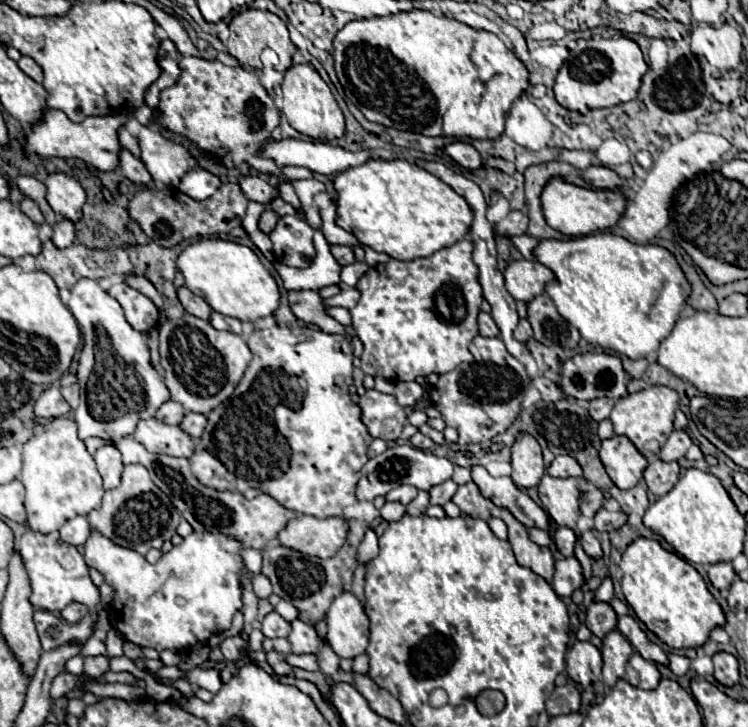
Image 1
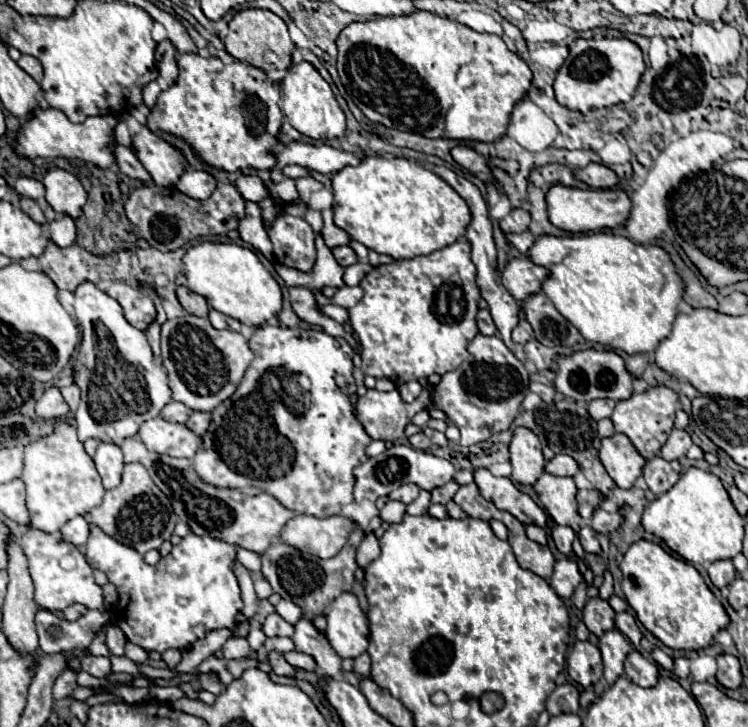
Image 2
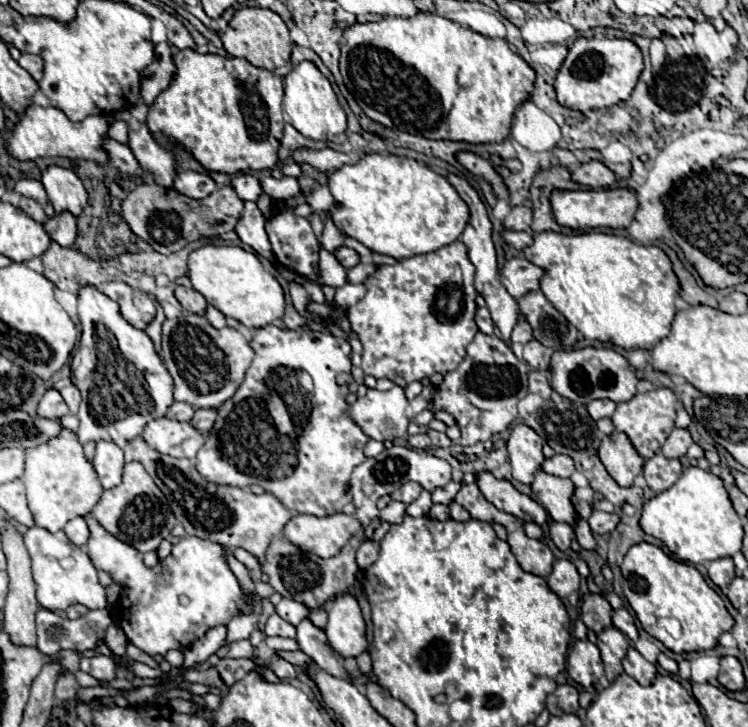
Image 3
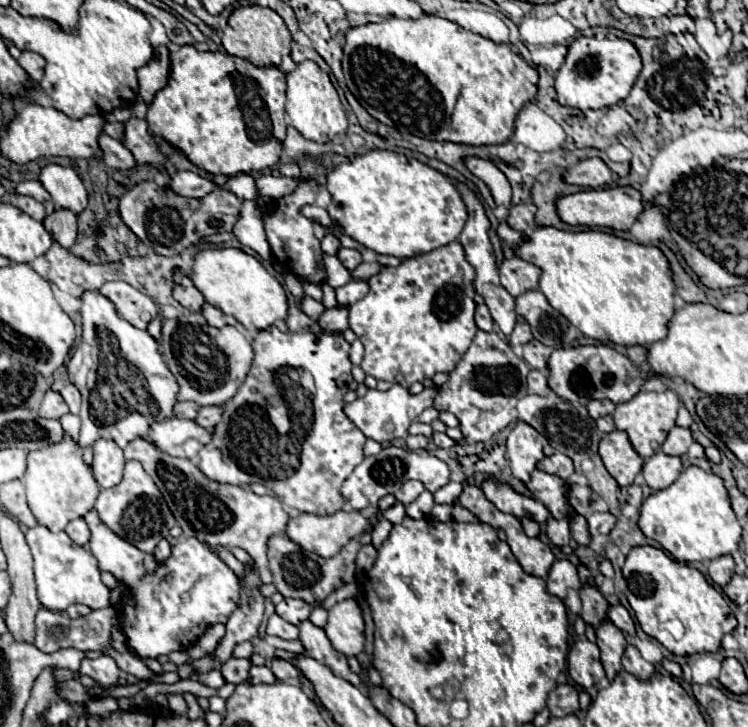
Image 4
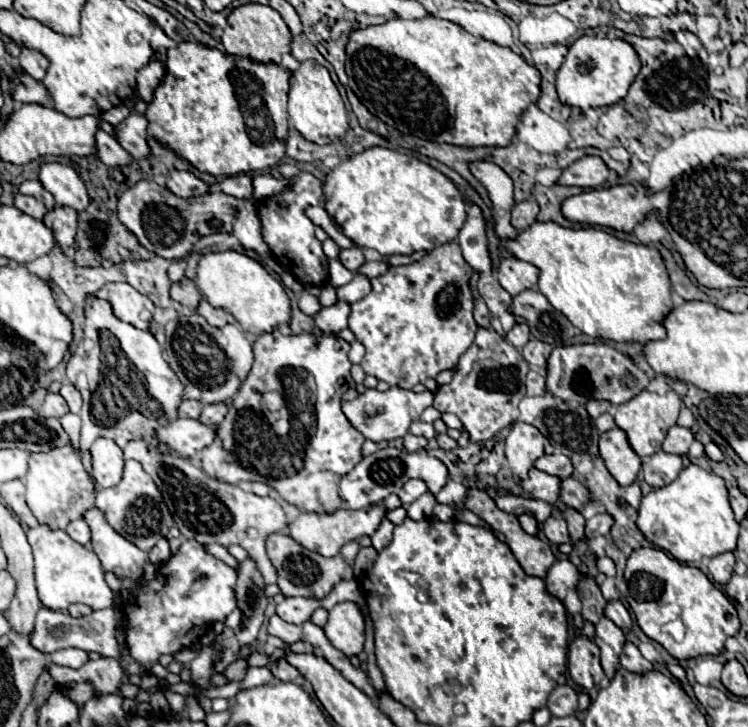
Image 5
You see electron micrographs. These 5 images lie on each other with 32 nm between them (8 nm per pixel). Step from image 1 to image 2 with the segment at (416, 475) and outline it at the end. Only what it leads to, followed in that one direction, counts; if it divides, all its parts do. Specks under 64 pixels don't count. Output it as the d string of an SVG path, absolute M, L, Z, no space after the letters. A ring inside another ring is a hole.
M394 444L386 452L374 456L374 458L368 458L364 464L360 464L356 468L356 472L354 472L354 500L356 500L356 504L360 504L364 498L376 502L376 498L388 496L388 492L392 492L408 482L414 482L422 490L430 492L430 490L450 482L452 476L454 476L454 466L448 460L438 458L430 452L410 448L410 446Z

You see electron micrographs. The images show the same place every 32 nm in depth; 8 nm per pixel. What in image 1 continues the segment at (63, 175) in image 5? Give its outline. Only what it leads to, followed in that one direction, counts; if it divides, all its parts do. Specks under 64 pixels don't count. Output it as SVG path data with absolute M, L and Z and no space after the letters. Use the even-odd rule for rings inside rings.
M52 172L44 184L48 188L46 200L52 210L62 218L78 222L82 216L82 206L86 202L86 192L80 182L64 172Z

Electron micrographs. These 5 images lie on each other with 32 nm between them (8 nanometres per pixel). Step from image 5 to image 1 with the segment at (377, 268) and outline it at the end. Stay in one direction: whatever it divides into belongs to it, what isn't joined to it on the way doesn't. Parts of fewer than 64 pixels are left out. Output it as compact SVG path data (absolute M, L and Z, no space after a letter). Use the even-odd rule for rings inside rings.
M354 262L354 264L342 268L340 278L346 286L356 286L356 280L360 280L360 276L364 276L364 272L368 272L368 264L366 262Z

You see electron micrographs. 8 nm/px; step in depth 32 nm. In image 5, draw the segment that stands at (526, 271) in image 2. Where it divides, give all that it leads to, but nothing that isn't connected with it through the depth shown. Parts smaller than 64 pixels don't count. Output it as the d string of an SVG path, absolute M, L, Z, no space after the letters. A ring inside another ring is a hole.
M504 258L496 270L496 278L500 282L500 286L510 292L512 296L520 294L522 290L528 288L536 288L536 280L538 280L538 268L516 260L516 258Z

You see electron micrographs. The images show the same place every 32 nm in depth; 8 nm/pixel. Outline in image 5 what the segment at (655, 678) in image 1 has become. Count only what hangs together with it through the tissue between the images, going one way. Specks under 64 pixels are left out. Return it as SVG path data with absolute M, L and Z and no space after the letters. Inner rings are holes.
M626 642L624 652L620 656L620 664L630 672L648 672L648 670L652 670L652 664L640 654L640 650L632 642Z

